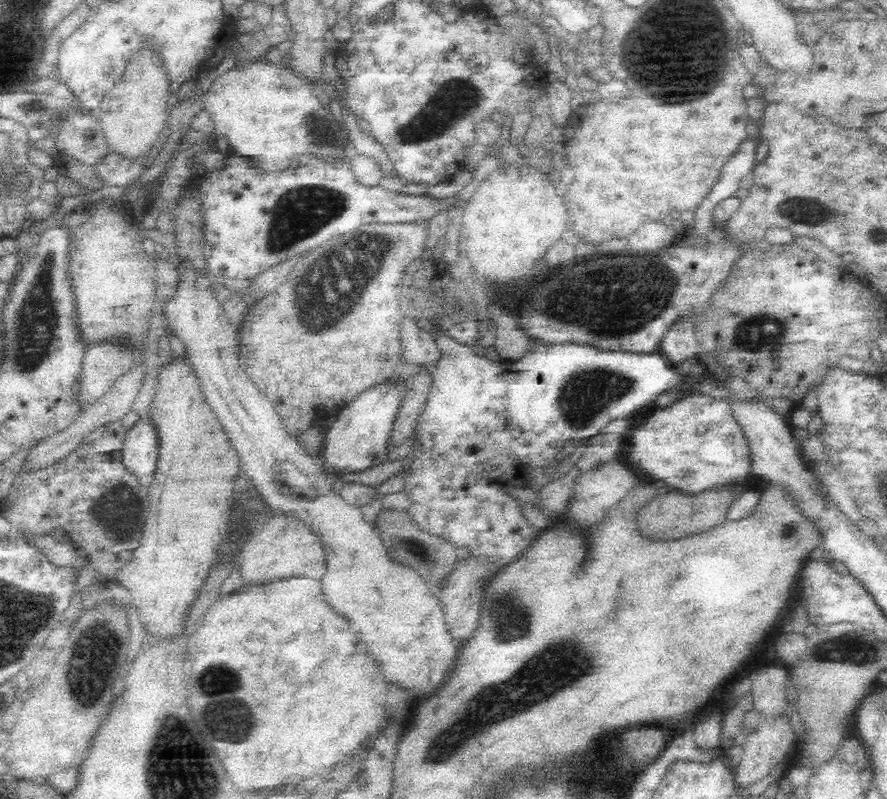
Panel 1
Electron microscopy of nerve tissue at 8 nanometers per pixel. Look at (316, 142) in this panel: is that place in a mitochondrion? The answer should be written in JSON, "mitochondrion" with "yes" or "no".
{"mitochondrion":"yes"}

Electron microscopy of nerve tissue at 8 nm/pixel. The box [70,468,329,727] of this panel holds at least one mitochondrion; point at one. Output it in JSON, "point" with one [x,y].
{"point":[95,657]}

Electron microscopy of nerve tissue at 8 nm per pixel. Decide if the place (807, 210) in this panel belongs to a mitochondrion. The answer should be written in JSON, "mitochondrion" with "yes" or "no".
{"mitochondrion":"yes"}

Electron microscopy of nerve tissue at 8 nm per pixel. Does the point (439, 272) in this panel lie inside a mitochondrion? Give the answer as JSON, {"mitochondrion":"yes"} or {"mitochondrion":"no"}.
{"mitochondrion":"no"}

